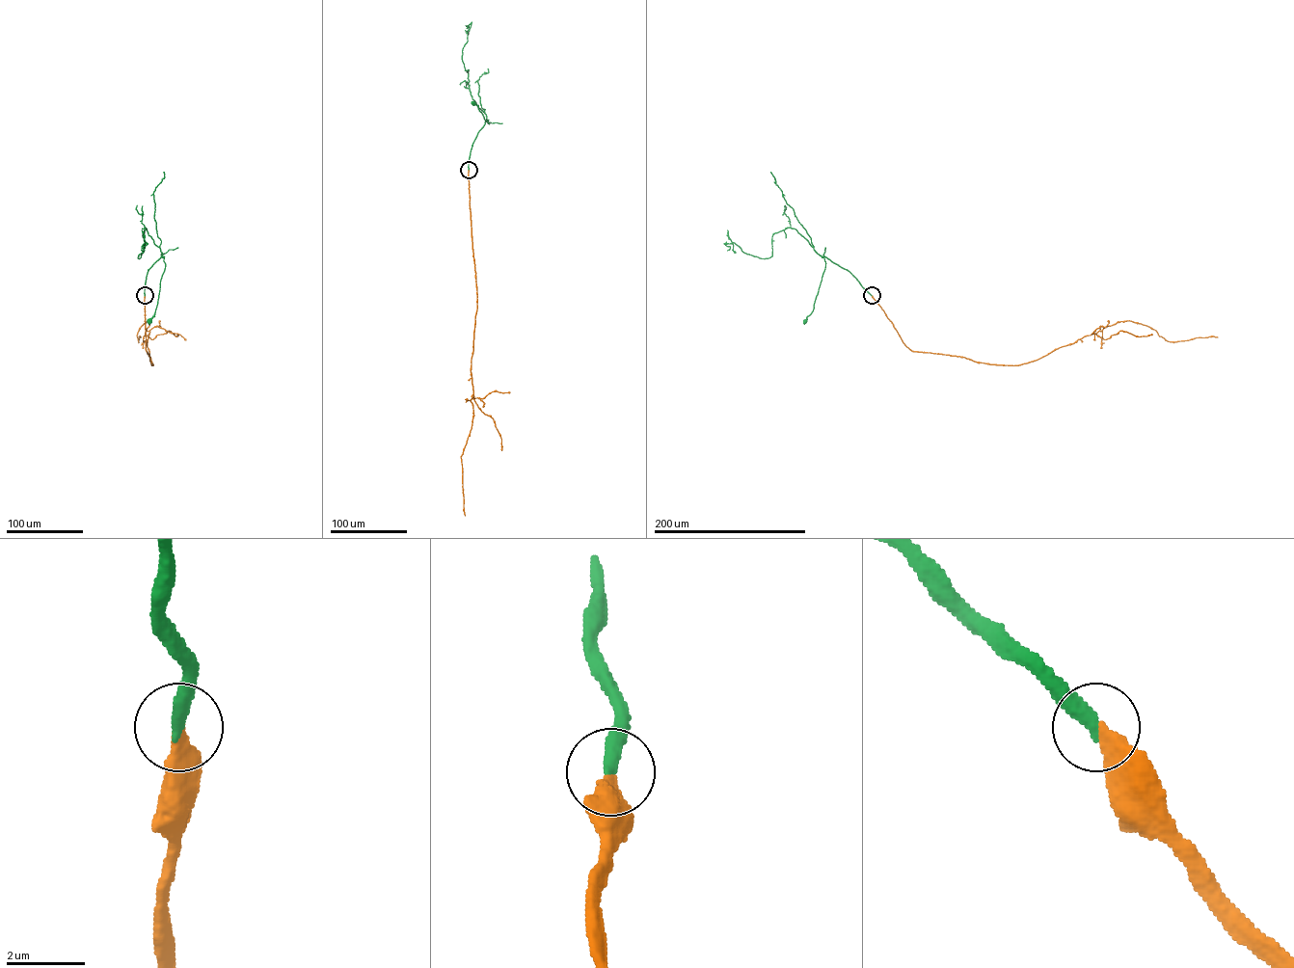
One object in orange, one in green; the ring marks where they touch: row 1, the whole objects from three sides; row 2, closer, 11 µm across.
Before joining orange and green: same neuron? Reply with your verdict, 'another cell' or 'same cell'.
same cell

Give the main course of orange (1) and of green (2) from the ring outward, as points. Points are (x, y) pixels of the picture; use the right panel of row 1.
1: (872, 295), (911, 351), (990, 363), (1017, 365), (1034, 362), (1120, 321), (1145, 325), (1169, 341), (1218, 336)
2: (872, 295), (848, 270), (822, 256), (824, 269), (813, 310), (805, 321)

